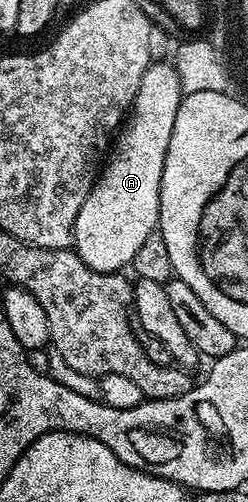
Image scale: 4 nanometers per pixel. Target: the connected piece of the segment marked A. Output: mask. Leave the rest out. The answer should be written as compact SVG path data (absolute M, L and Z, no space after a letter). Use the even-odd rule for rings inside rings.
M154 60L150 63L143 75L143 83L139 83L139 91L133 100L132 109L127 114L127 120L116 134L111 152L93 184L93 190L87 195L83 207L79 207L79 215L75 219L72 248L81 256L83 263L87 263L87 267L100 273L120 273L126 267L132 266L135 251L139 251L139 246L147 240L147 235L158 232L163 167L167 147L171 143L171 131L175 131L175 115L181 106L182 96L177 68L168 60Z

